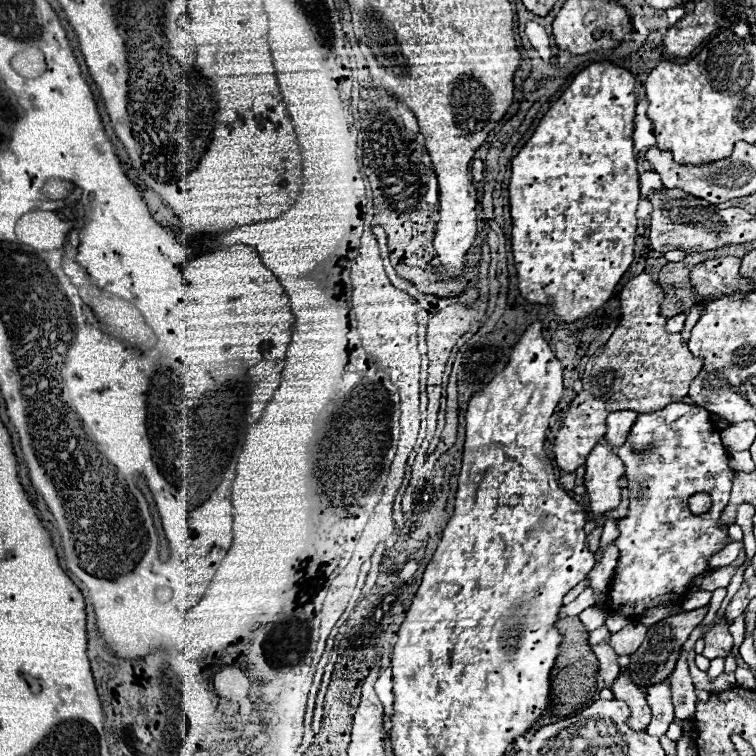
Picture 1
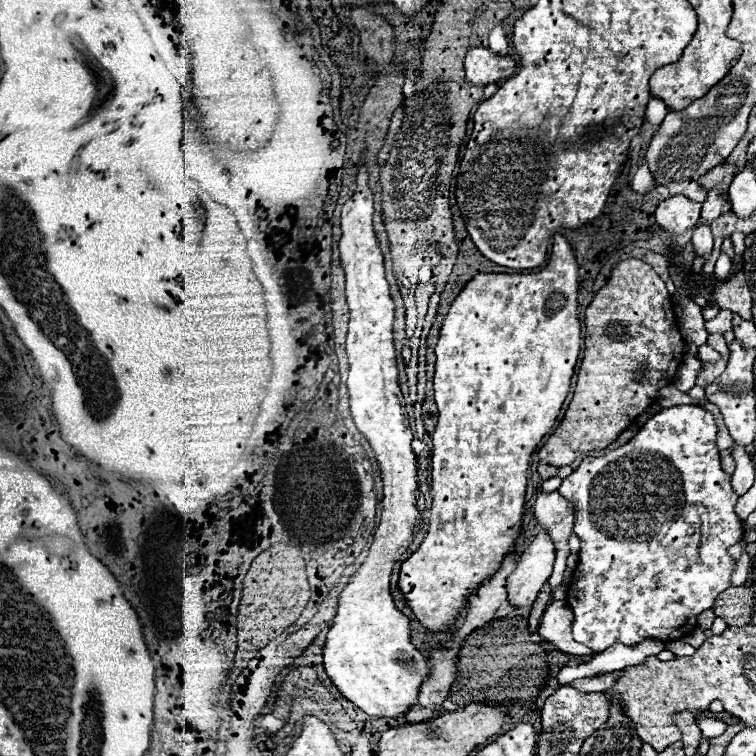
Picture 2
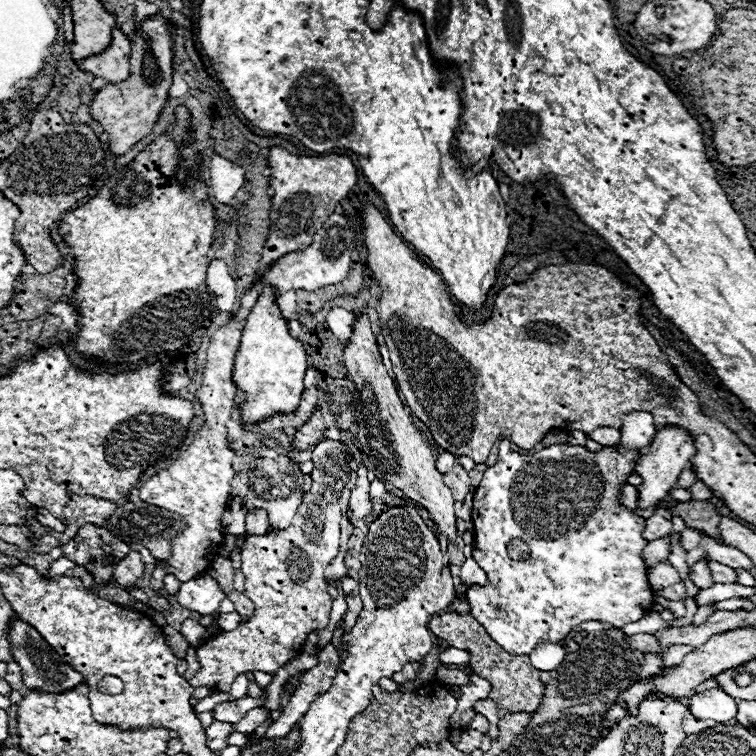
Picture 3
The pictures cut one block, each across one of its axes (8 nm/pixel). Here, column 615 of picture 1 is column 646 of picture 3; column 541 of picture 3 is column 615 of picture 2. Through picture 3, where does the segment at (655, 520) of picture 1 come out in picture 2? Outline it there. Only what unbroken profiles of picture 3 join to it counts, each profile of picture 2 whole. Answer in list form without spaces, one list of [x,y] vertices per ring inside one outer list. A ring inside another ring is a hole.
[[[682,404],[682,406],[672,406],[660,410],[654,418],[650,418],[642,430],[624,446],[618,450],[612,450],[604,456],[588,456],[582,460],[582,464],[562,480],[562,486],[558,488],[560,496],[564,496],[576,512],[576,524],[574,524],[574,534],[580,538],[582,548],[578,556],[578,566],[574,570],[574,580],[568,586],[566,600],[570,600],[570,608],[574,610],[574,640],[582,642],[584,646],[592,648],[596,654],[604,652],[612,644],[624,644],[624,646],[636,646],[648,638],[658,638],[658,640],[676,640],[682,636],[688,636],[694,626],[696,618],[700,612],[708,610],[714,606],[714,600],[718,592],[724,592],[730,588],[730,576],[734,572],[734,560],[726,552],[728,546],[736,544],[744,536],[742,520],[734,512],[734,504],[738,500],[738,494],[732,490],[730,484],[730,474],[722,470],[720,462],[720,450],[716,446],[716,422],[714,416],[704,410],[702,406],[692,406],[692,404]]]

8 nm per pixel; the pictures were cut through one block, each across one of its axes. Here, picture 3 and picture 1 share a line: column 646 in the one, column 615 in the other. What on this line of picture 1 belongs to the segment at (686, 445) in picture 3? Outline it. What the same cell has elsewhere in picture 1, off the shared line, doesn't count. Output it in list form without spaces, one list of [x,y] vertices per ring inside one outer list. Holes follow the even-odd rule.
[[[596,444],[586,460],[584,486],[590,496],[590,512],[606,514],[620,504],[620,478],[626,468],[620,462],[614,448],[608,444]]]

